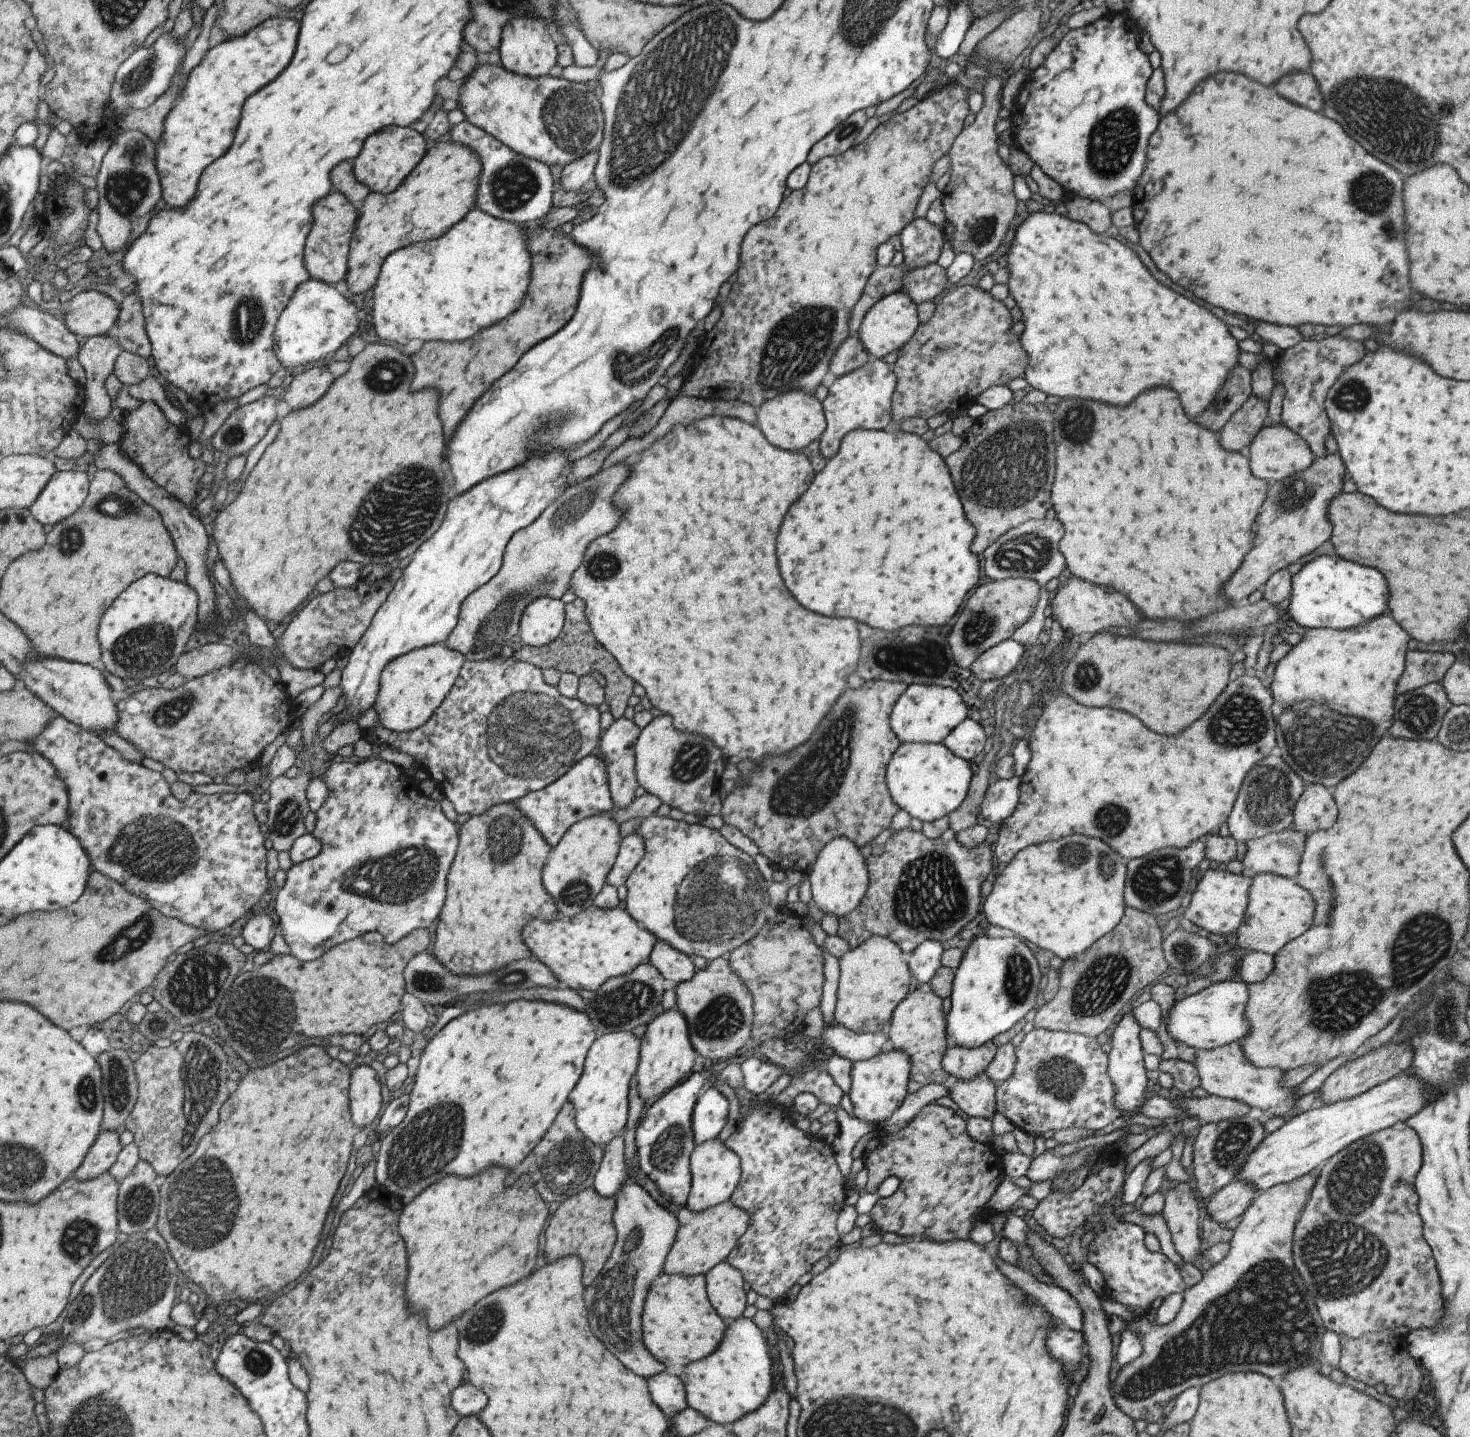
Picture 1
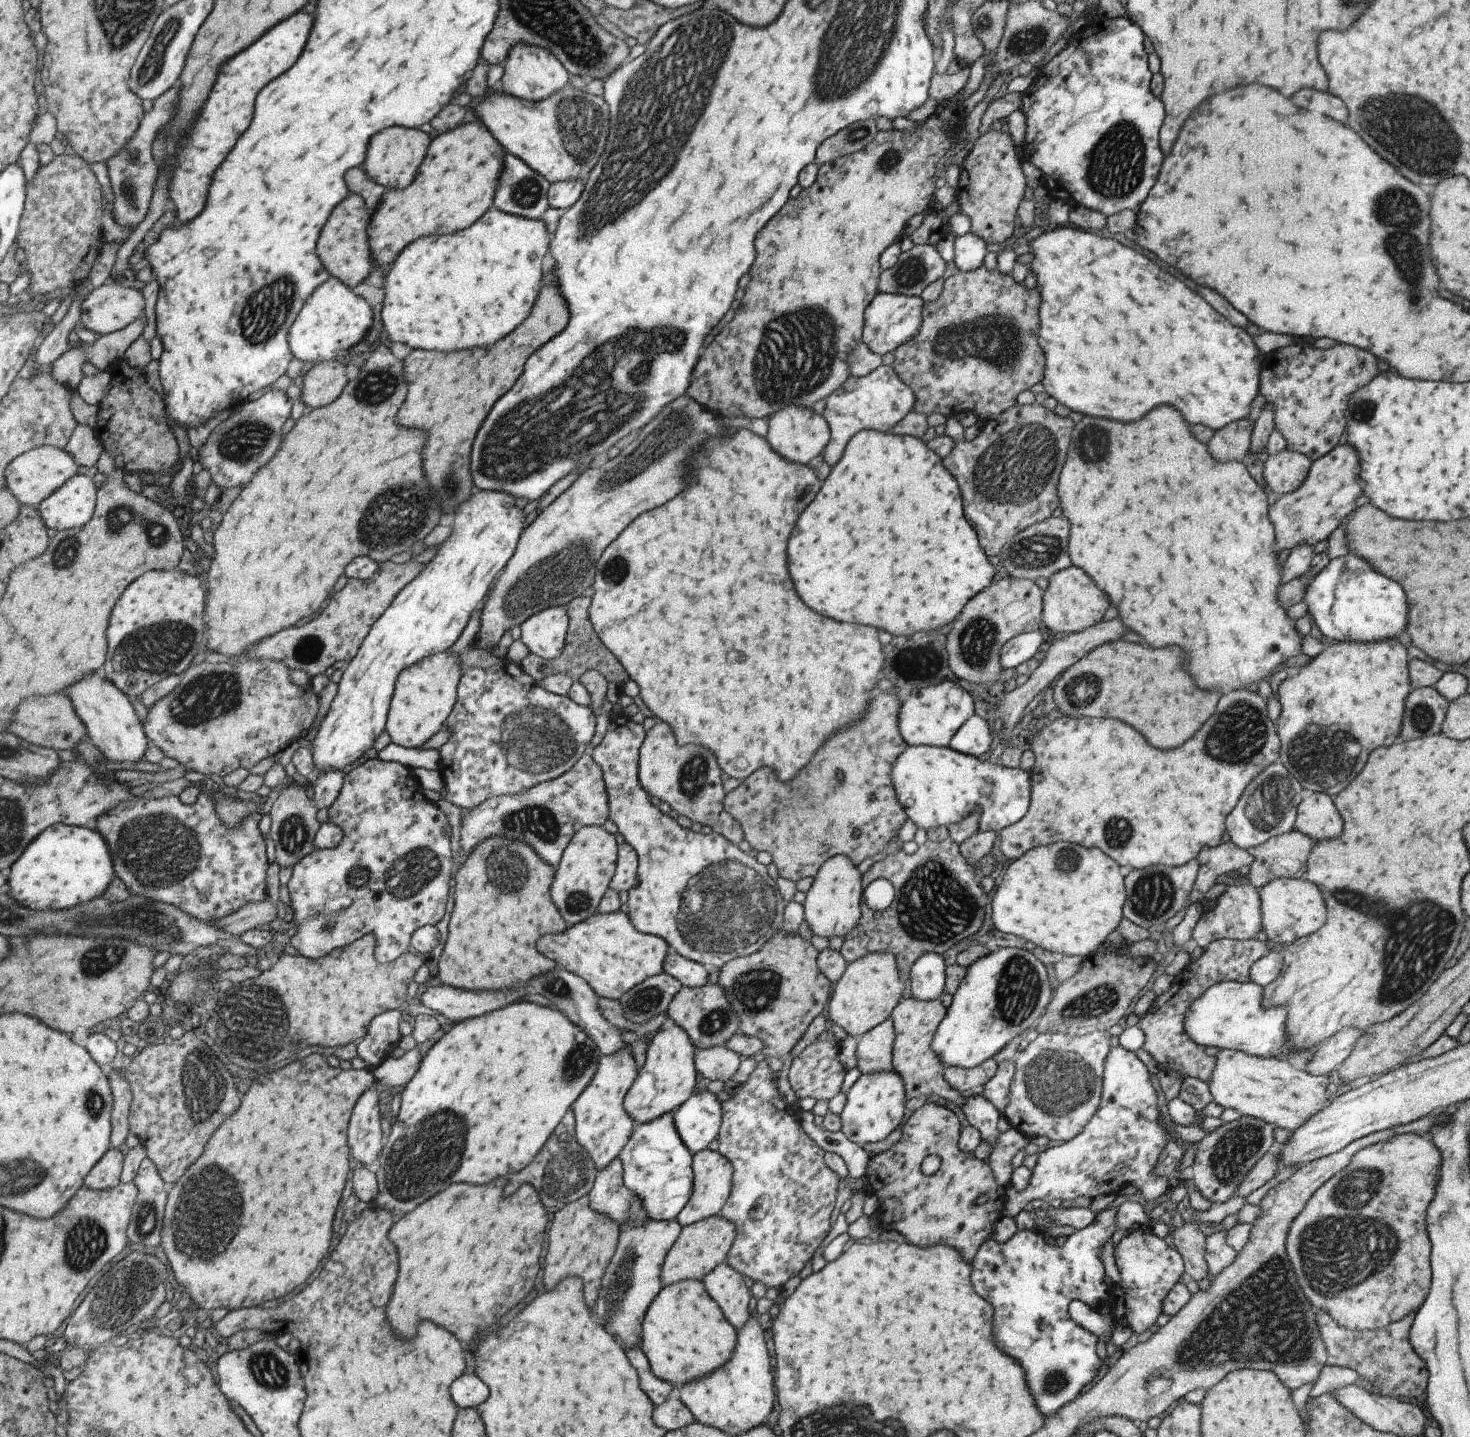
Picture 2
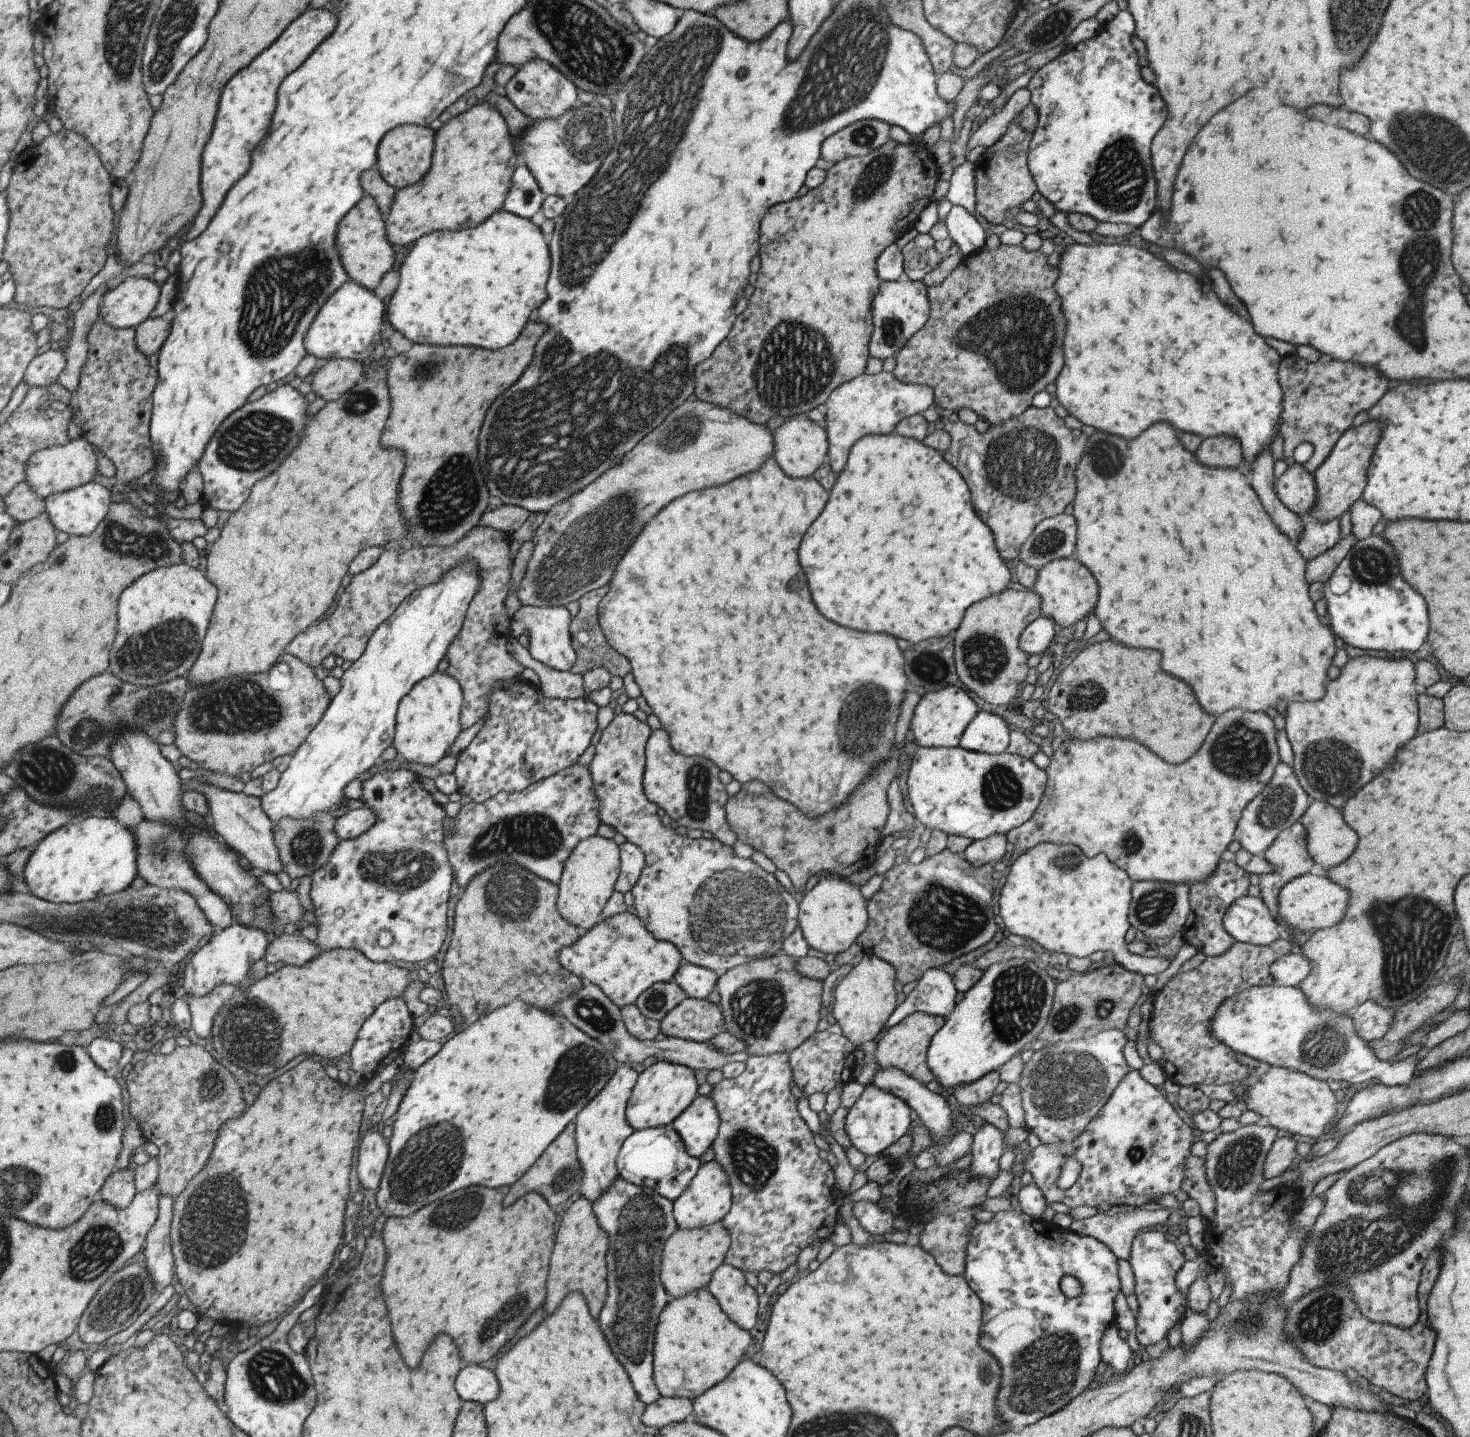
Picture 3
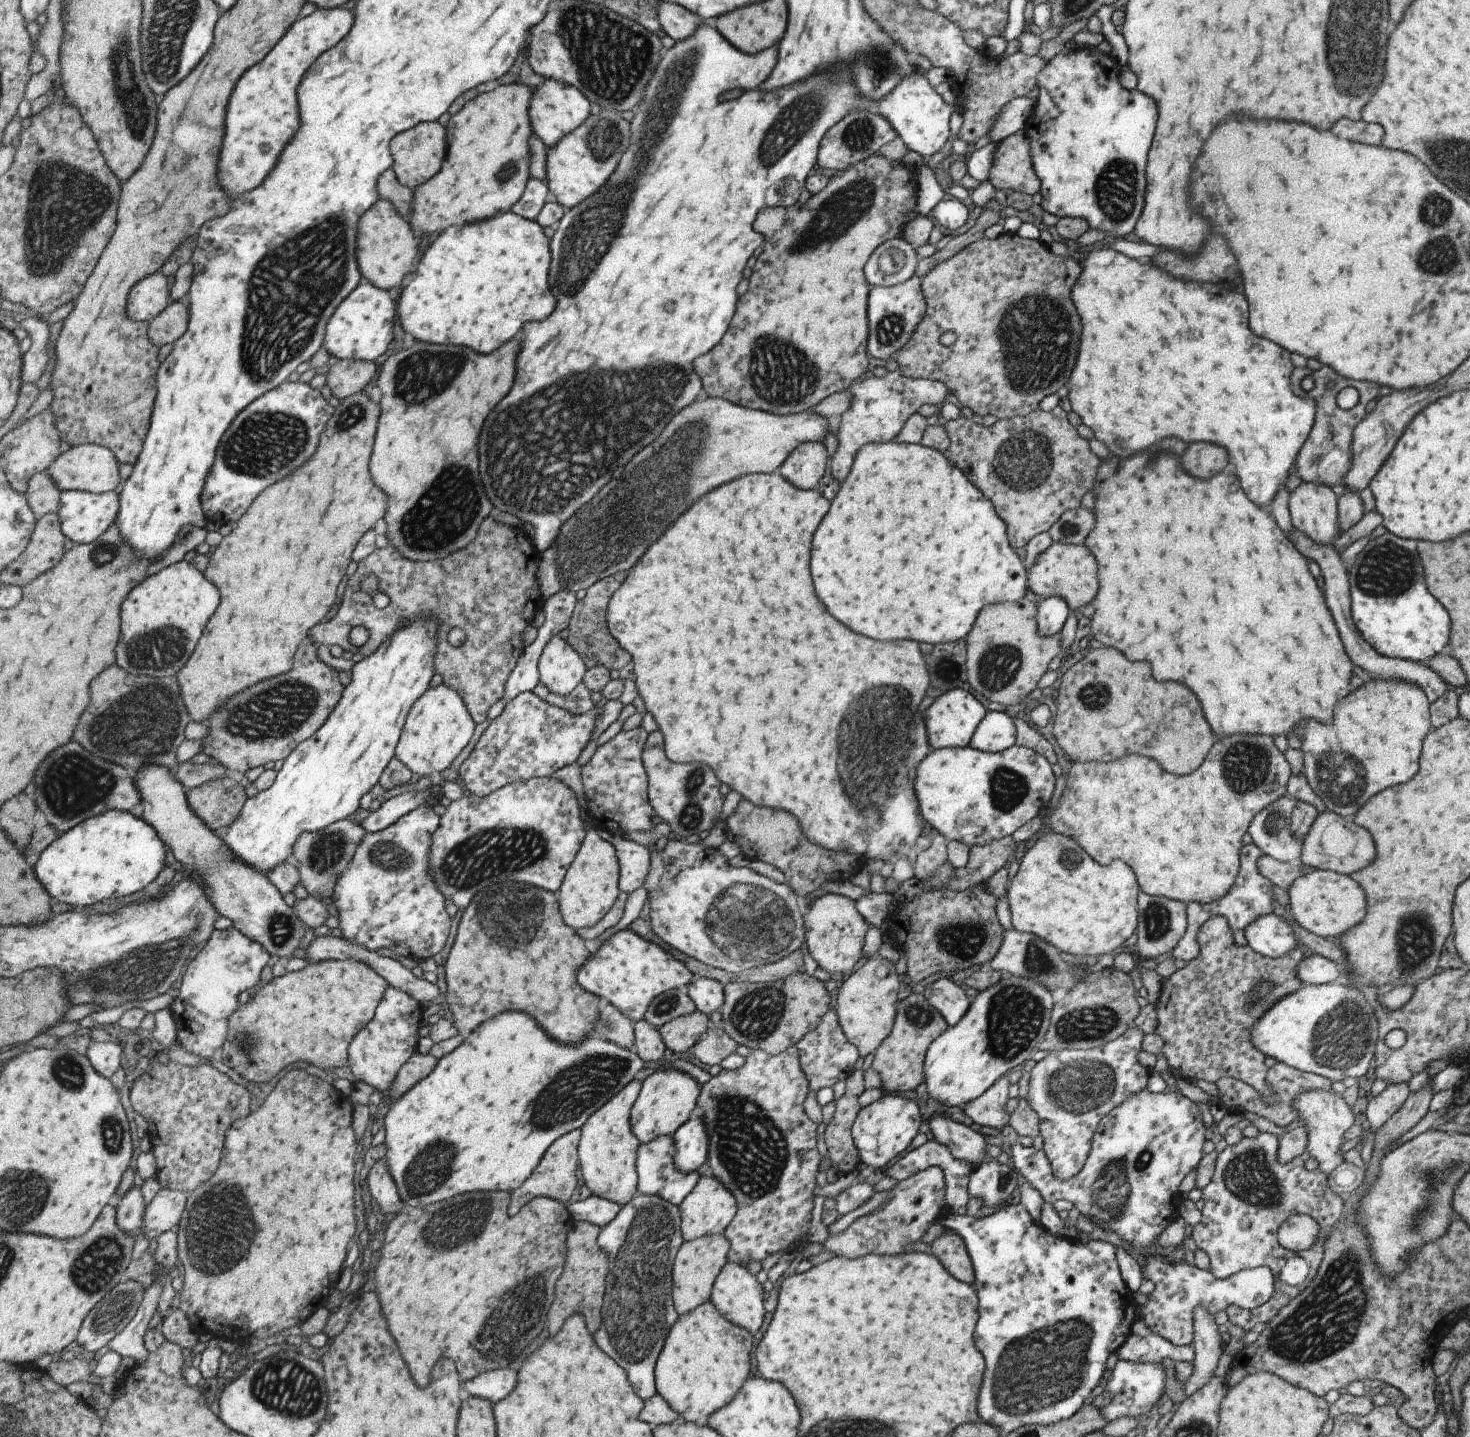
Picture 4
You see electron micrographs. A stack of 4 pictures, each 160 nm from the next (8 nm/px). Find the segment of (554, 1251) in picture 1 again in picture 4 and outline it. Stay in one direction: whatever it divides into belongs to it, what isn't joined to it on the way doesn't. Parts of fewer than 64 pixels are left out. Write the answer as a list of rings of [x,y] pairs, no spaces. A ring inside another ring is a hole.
[[[568,1220],[570,1229],[564,1240],[566,1251],[562,1264],[562,1273],[559,1275],[553,1289],[553,1300],[547,1310],[547,1328],[553,1336],[561,1328],[565,1319],[573,1313],[581,1313],[587,1318],[587,1328],[591,1334],[597,1330],[601,1318],[601,1305],[608,1273],[608,1258],[596,1241],[600,1228],[589,1221]]]

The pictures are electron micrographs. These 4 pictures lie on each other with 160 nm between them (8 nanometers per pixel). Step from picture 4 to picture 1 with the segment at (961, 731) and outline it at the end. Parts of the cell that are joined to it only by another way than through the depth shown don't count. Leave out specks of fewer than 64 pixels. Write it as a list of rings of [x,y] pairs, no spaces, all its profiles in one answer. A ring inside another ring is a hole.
[[[912,683],[895,700],[889,714],[889,727],[900,743],[941,744],[943,738],[967,717],[966,710],[967,706],[955,690],[938,685]]]

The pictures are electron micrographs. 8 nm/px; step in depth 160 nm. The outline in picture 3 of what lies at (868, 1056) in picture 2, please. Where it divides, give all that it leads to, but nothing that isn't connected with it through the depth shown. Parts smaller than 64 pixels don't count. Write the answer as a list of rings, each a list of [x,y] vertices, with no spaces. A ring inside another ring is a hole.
[[[878,1067],[870,1082],[878,1086],[881,1090],[886,1090],[894,1094],[897,1098],[900,1098],[904,1103],[907,1103],[910,1110],[916,1113],[919,1118],[918,1122],[923,1123],[925,1128],[930,1132],[932,1140],[928,1147],[939,1142],[946,1144],[949,1139],[952,1139],[953,1135],[959,1132],[959,1124],[953,1122],[952,1112],[947,1107],[943,1098],[929,1091],[924,1084],[911,1078],[897,1067]]]

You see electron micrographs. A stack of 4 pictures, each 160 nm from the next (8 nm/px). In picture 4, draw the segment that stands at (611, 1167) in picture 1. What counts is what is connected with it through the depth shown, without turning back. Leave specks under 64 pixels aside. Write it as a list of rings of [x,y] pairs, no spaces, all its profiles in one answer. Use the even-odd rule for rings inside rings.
[[[635,1192],[625,1204],[620,1205],[617,1214],[600,1228],[596,1241],[599,1248],[607,1254],[608,1273],[601,1305],[601,1318],[597,1332],[593,1334],[595,1344],[613,1358],[613,1350],[619,1354],[619,1364],[627,1370],[627,1380],[641,1400],[647,1400],[656,1393],[654,1364],[667,1336],[669,1327],[678,1315],[673,1308],[670,1290],[672,1287],[672,1260],[676,1250],[683,1242],[680,1231],[678,1207],[655,1195]]]

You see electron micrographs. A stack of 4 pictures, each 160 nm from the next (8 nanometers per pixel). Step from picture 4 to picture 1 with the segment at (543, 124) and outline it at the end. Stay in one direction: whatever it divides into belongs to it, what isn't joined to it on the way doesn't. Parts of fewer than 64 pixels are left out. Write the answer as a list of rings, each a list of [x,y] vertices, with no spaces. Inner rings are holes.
[[[511,18],[507,26],[501,28],[501,40],[497,47],[500,66],[507,72],[529,78],[549,76],[550,69],[557,64],[557,41],[548,26],[541,18]]]

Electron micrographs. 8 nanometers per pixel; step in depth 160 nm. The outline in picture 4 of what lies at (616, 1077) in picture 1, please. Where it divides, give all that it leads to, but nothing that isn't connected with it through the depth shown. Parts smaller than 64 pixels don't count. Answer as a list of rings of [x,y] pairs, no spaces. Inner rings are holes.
[[[631,1079],[607,1102],[594,1110],[580,1126],[577,1143],[577,1162],[583,1184],[590,1194],[618,1205],[625,1204],[637,1192],[634,1154],[640,1142],[633,1136],[629,1122],[629,1111],[637,1098],[640,1081]]]

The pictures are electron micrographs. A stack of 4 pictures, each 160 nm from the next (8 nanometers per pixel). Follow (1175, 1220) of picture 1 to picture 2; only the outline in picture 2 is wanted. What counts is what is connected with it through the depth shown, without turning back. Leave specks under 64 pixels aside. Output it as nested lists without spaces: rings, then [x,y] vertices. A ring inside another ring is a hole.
[[[1197,1221],[1184,1222],[1180,1226],[1174,1227],[1170,1237],[1174,1249],[1180,1254],[1184,1266],[1184,1276],[1195,1282],[1208,1277],[1204,1259],[1206,1236],[1199,1231]]]

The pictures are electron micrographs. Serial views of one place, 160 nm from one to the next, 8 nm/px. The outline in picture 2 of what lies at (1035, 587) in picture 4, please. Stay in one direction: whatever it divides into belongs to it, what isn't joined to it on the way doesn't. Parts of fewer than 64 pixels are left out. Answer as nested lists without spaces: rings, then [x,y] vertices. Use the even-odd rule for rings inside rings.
[[[1069,565],[1067,568],[1054,572],[1048,578],[1048,587],[1042,593],[1041,620],[1051,632],[1061,632],[1064,636],[1081,632],[1101,621],[1107,606],[1109,606],[1107,596],[1099,590],[1092,578],[1089,578],[1088,574],[1080,568]]]

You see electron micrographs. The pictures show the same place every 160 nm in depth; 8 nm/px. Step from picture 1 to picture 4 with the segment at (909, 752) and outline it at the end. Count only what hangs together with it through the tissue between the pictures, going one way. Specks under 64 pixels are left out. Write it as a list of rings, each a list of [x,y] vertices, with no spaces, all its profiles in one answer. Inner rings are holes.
[[[1013,744],[998,753],[971,747],[931,749],[915,767],[912,791],[919,814],[948,841],[986,845],[1012,835],[1054,800],[1059,782],[1044,756]]]

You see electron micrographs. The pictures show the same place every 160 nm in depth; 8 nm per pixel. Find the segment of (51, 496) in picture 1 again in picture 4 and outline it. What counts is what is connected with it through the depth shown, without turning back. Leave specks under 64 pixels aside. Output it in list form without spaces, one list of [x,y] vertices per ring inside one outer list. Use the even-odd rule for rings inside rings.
[[[63,491],[57,512],[62,522],[63,532],[67,538],[79,544],[91,544],[117,520],[122,508],[120,494],[114,491],[92,493],[89,491]]]

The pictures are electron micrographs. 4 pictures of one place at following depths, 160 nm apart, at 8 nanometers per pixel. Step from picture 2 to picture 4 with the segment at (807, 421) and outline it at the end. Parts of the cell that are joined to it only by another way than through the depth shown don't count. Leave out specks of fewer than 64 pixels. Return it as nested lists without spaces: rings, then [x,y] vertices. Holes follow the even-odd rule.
[[[821,441],[804,442],[784,458],[778,471],[793,486],[813,489],[827,470],[828,461],[827,450]]]

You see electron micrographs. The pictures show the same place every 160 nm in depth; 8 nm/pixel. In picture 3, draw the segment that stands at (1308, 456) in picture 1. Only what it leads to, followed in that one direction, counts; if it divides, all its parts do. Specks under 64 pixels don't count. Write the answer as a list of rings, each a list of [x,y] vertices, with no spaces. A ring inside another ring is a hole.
[[[1299,463],[1287,465],[1285,471],[1278,478],[1274,478],[1272,487],[1279,502],[1296,515],[1308,514],[1314,505],[1313,477]]]

